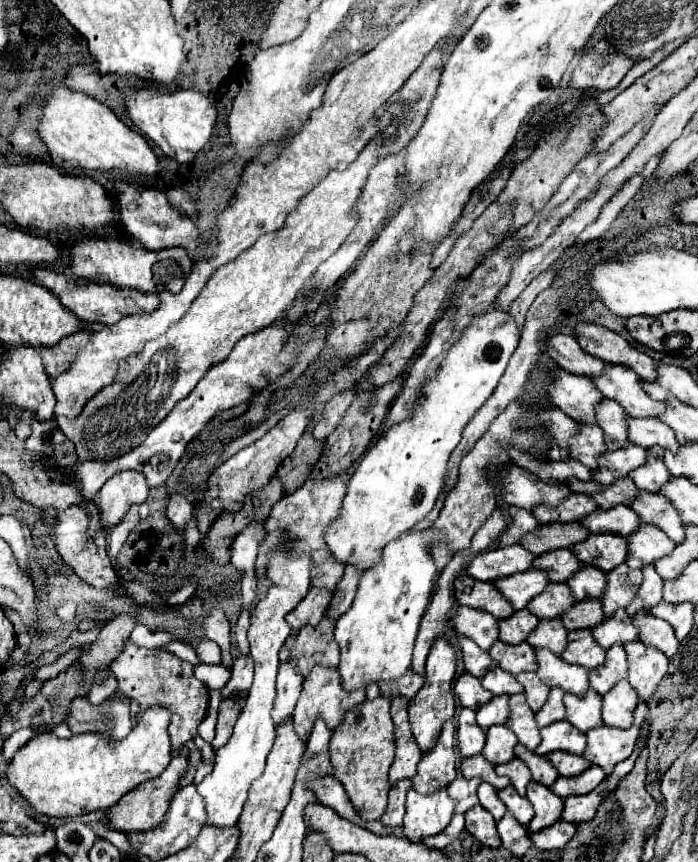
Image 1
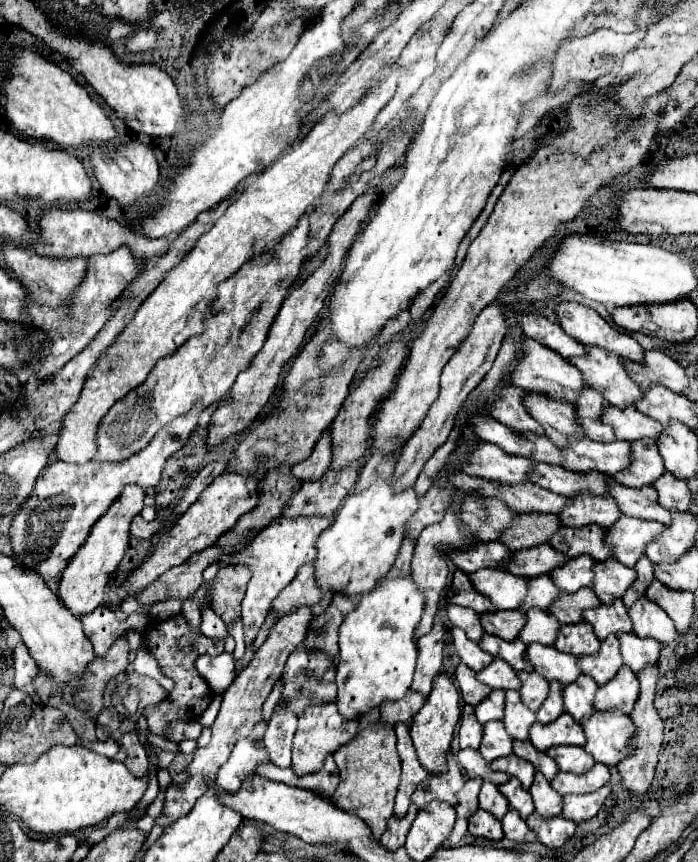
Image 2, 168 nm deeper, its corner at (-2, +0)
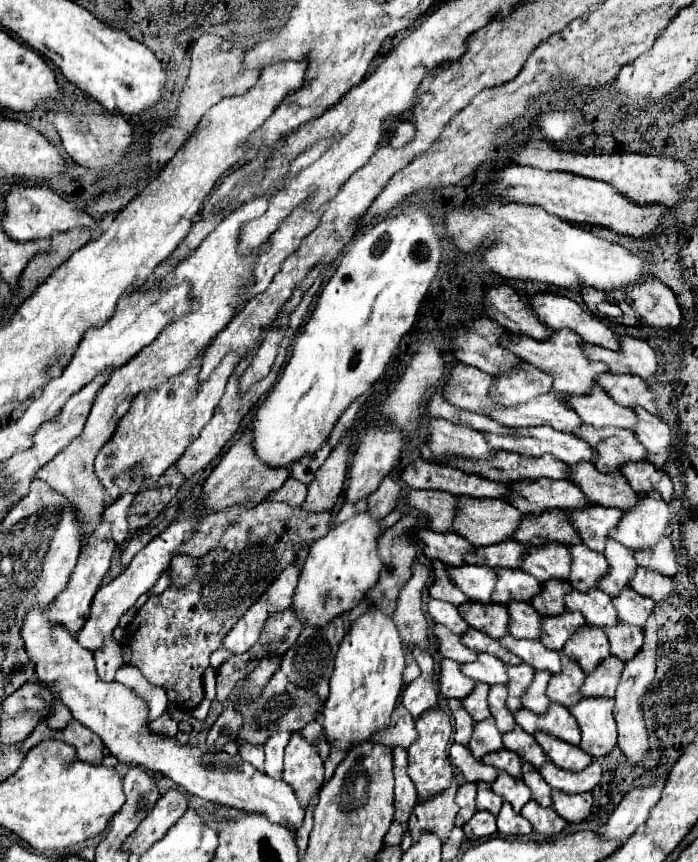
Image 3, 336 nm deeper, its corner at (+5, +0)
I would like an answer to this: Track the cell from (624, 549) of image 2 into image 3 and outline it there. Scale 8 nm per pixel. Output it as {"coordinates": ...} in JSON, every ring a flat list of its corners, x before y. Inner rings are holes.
{"coordinates":[[589,503,589,509,581,509,581,513,569,513,569,521,577,525,577,533,581,533,583,545,603,553,609,529,619,523,621,515,621,509]]}

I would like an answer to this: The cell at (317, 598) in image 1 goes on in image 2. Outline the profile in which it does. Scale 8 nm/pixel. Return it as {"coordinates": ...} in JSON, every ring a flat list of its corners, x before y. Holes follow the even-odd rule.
{"coordinates":[[304,607,304,609,296,609,288,615,284,615,278,625,270,631,268,639,264,641,264,645,254,653,254,659,250,661,250,665,234,679,232,687,224,693,224,701,220,707,220,713,212,725,212,741,208,747,204,749,196,749,194,751,194,759,188,765,186,771,182,771,178,777,172,779,172,787,166,789,166,799,164,799,164,809,162,815,156,819,156,823,160,827,168,827,172,825,176,819,184,817,192,805,196,803,198,797,202,797,208,789,206,779,214,781,216,771,220,769,220,765,224,765,224,761,230,757,230,751,234,747,234,743,240,737,250,735,250,729,254,723,258,723,262,717,262,705,268,697,268,693,272,691,274,681,282,675,282,669,286,665,288,655,304,641,306,633,308,633,308,625,312,621,312,609]]}

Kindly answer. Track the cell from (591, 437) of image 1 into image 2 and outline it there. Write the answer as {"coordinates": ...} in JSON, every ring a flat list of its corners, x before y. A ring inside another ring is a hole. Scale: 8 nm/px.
{"coordinates":[[526,393,526,405,532,417,544,427,546,437,558,447,558,449,568,449,570,439,580,439,584,437,584,427,580,425,578,413,572,405,560,403,560,401,550,401,542,397,540,393]]}

